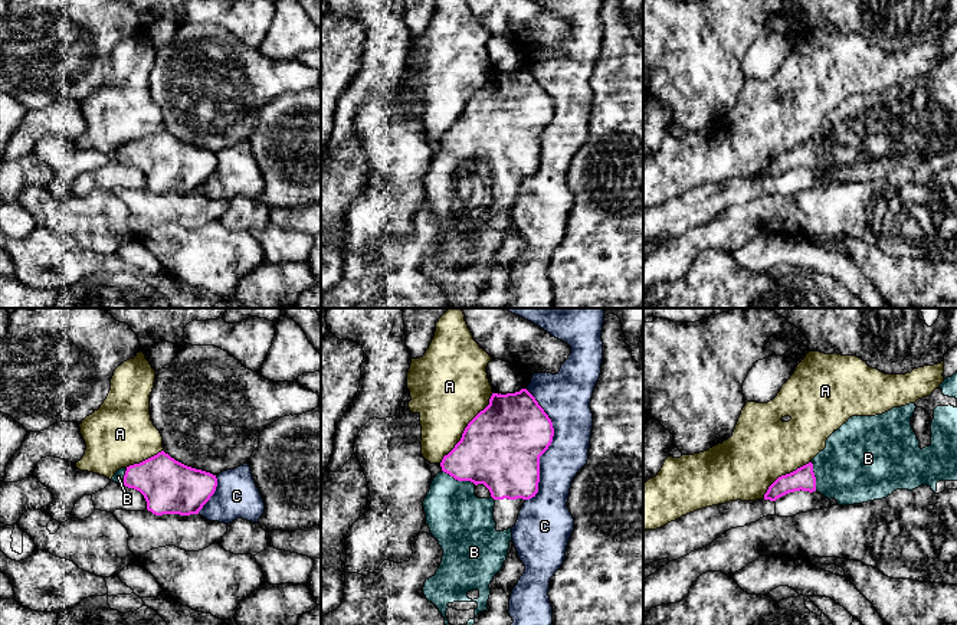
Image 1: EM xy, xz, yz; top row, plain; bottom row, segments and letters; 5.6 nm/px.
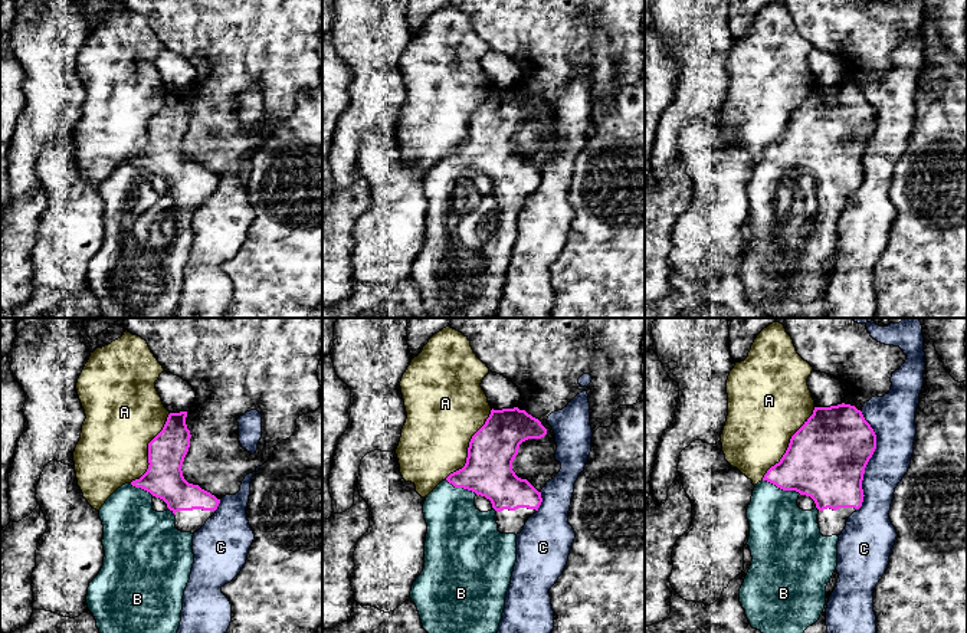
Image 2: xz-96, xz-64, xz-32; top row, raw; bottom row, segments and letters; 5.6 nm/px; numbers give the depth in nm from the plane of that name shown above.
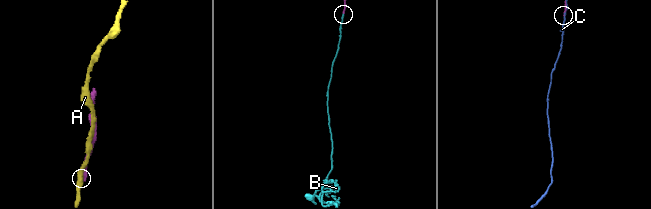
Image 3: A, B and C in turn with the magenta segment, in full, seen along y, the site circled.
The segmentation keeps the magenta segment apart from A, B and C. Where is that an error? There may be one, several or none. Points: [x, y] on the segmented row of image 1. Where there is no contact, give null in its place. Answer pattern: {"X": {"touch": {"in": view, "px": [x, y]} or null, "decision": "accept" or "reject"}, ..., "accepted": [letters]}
{"A": {"touch": {"in": "xz", "px": [465, 428]}, "decision": "reject"}, "B": {"touch": {"in": "xz", "px": [459, 480]}, "decision": "accept"}, "C": {"touch": {"in": "xz", "px": [550, 444]}, "decision": "reject"}, "accepted": ["B"]}

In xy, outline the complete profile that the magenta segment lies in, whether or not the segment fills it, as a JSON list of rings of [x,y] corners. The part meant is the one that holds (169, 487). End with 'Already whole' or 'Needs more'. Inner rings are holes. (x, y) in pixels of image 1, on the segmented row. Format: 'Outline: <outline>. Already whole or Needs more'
Outline: [[[164,451],[118,469],[111,481],[140,491],[155,516],[199,514],[217,487],[216,475],[187,467]]]. Needs more

